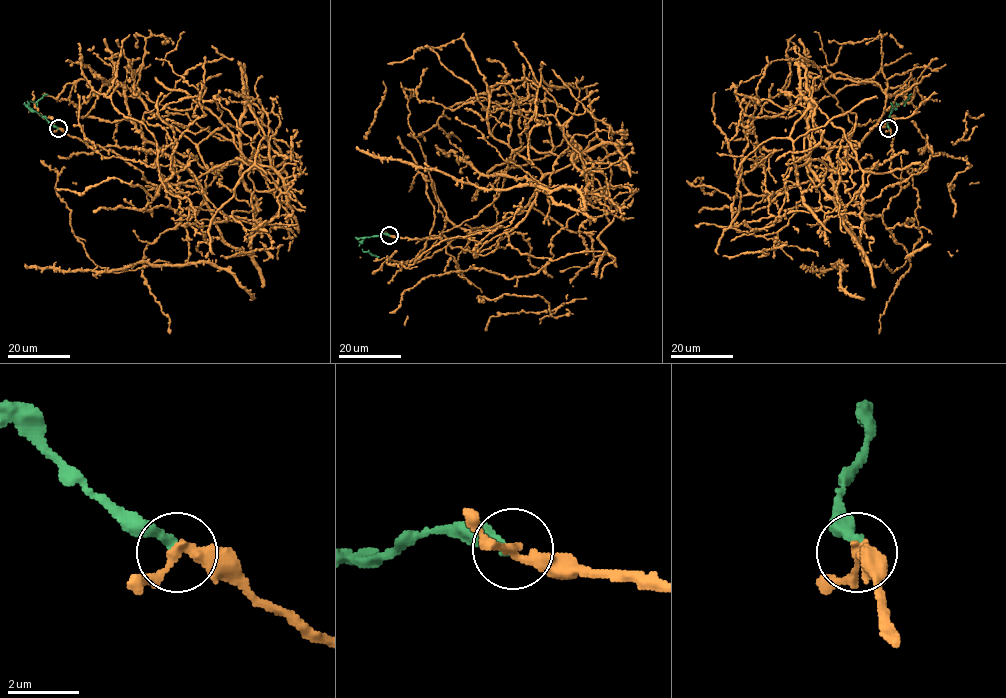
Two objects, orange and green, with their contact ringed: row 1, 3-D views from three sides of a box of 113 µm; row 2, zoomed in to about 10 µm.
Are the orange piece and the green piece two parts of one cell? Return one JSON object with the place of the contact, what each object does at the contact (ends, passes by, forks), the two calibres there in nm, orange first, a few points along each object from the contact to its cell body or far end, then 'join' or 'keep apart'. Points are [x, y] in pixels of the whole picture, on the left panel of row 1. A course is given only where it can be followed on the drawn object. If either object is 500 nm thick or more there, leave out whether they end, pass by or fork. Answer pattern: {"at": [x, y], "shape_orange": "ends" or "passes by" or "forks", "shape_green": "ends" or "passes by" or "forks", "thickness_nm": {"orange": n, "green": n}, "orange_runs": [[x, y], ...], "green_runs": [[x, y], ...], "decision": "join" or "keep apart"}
{"at": [58, 128], "shape_orange": "passes by", "shape_green": "ends", "thickness_nm": {"orange": 280, "green": 300}, "orange_runs": [[57, 129], [194, 215], [208, 169], [269, 166], [264, 138], [207, 231], [106, 96], [118, 40], [136, 95]], "green_runs": [[57, 129], [28, 104], [47, 94]], "decision": "keep apart"}

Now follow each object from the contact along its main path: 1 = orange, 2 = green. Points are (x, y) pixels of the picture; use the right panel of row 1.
1: (888, 129), (909, 183), (881, 214), (770, 138), (737, 230), (788, 40), (809, 95)
2: (888, 129), (891, 111), (910, 94)

